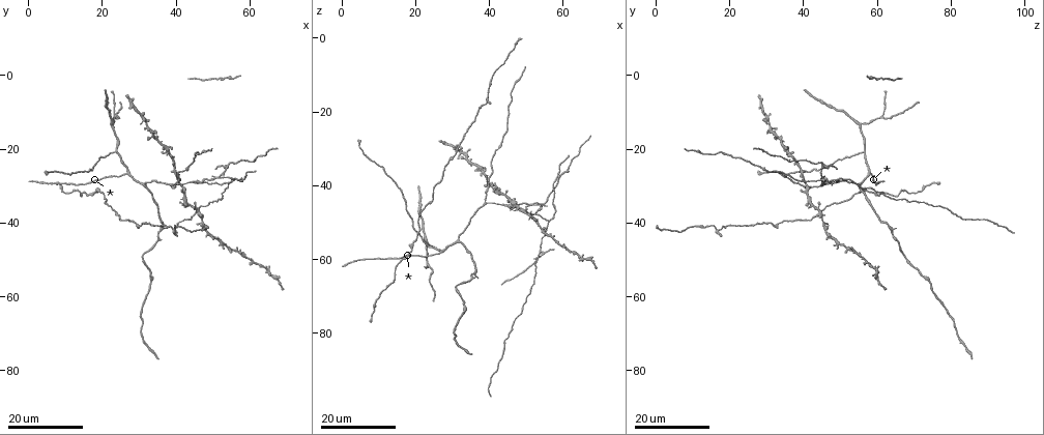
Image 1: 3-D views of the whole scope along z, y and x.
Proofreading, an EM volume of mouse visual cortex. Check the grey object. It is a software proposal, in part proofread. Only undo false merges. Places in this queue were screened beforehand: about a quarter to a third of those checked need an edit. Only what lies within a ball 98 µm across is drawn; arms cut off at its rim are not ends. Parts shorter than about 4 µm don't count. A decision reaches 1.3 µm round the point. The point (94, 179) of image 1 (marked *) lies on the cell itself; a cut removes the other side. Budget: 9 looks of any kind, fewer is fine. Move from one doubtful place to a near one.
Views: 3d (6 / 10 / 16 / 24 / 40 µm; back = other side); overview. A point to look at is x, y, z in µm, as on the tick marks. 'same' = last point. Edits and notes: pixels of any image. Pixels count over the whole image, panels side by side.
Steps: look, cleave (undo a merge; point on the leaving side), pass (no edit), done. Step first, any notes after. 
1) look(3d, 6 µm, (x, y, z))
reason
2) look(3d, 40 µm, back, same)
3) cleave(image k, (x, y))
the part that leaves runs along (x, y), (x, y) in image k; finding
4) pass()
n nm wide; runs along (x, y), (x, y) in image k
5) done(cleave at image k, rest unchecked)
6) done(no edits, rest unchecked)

look(3d, 24 µm, (31.5, 30.0, 54.5))
three arms meet

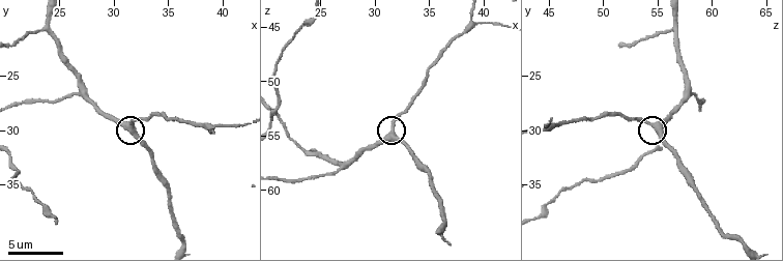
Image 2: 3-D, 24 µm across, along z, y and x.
look(3d, 6 µm, (31.4, 29.8, 54.6))

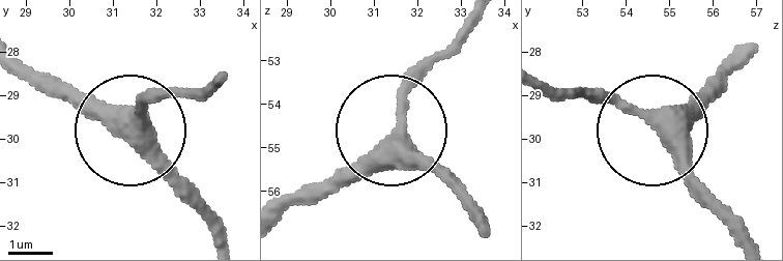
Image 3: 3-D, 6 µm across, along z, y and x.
pass()
side arm 66 µm; runs along (737, 64), (664, 132), (712, 194) in image 3; all the same cell

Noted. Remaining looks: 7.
look(3d, 16 µm, (40.0, 30.5, 40.0))
three arms meet

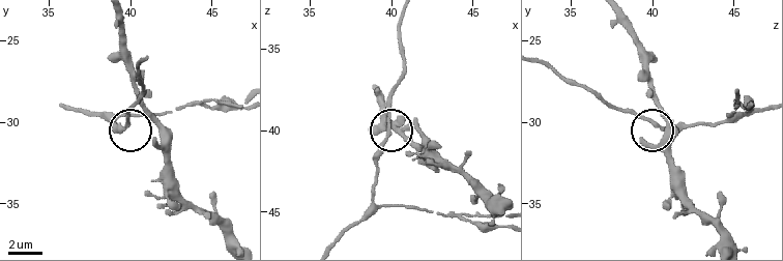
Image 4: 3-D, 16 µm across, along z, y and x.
look(3d, 10 µm, (39.7, 30.2, 40.2))

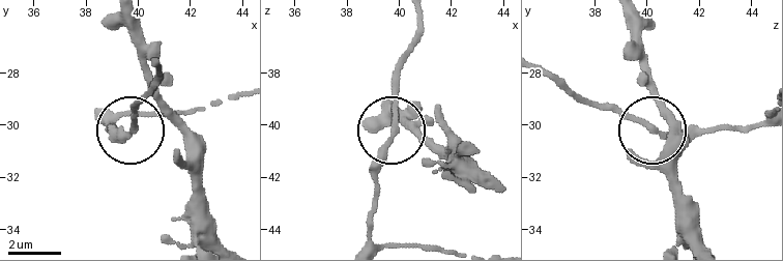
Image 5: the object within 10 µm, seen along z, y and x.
pass()
160 nm wide; runs along (365, 243), (374, 170), (394, 123), (394, 71) in image 5; all the same cell

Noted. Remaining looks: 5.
look(3d, 10 µm, (38.8, 30.0, 44.6))
three arms meet

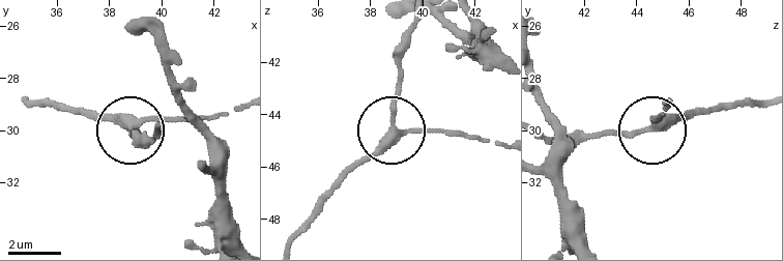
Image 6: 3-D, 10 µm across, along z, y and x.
pass()
side arm 57 µm; runs along (23, 98), (103, 112), (137, 133) in image 6; all the same cell

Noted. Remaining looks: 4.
look(3d, 24 µm, (44.0, 28.5, 45.0))

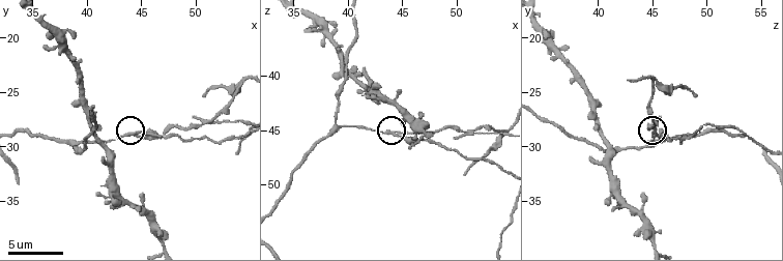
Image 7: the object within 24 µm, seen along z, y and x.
look(3d, 6 µm, (44.4, 28.8, 45.2))

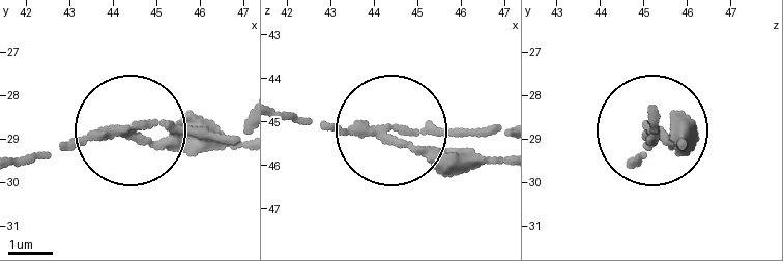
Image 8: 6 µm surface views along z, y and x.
cleave(image 8, (190, 127))
the part that leaves runs along (123, 131), (242, 134) in image 8; two cells meet here

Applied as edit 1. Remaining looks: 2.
done(cleave at image 8, rest unchecked)

